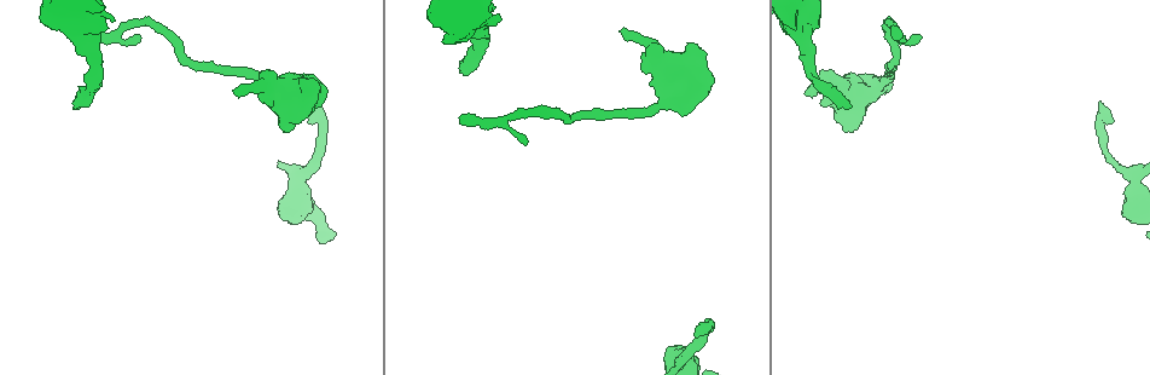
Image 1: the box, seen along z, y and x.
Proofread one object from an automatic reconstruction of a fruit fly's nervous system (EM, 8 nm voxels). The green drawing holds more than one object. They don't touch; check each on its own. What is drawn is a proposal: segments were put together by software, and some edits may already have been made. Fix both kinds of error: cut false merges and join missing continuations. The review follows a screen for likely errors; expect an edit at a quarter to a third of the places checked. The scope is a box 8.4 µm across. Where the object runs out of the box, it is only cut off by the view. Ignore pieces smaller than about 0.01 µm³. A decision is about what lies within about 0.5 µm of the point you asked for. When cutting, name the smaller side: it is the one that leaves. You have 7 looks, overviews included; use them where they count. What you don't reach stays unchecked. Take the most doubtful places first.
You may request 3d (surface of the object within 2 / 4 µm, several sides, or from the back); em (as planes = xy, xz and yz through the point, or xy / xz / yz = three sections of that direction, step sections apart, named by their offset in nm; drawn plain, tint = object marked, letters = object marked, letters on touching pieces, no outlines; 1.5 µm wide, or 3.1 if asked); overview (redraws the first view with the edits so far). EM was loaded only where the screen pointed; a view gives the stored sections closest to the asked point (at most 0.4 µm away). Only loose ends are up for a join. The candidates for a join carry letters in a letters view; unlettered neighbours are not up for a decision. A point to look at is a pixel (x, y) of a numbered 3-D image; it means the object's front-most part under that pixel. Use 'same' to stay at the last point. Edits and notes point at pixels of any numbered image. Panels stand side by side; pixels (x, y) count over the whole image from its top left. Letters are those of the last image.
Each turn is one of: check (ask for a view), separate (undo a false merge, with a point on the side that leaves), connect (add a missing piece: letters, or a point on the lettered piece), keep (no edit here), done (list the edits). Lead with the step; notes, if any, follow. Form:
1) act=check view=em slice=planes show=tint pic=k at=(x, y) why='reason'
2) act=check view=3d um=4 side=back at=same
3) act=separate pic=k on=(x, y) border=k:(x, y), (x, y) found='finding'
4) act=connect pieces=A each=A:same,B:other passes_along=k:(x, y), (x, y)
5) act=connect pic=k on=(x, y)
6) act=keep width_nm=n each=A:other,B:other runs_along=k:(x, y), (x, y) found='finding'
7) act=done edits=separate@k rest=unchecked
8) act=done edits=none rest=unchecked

act=check view=3d um=4 side=back pic=1 at=(460, 116) why='free end'

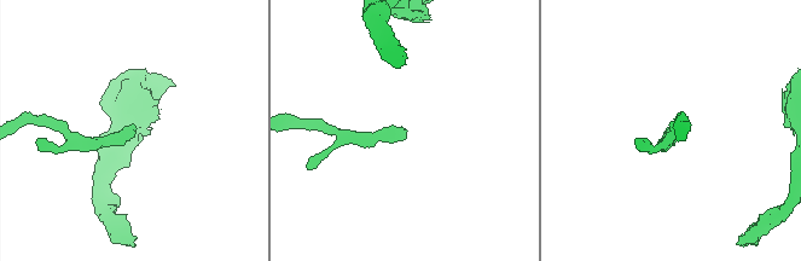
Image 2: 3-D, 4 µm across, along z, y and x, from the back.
act=check view=em slice=xy step=4 show=letters pic=2 at=(133, 124) why='need the tissue'

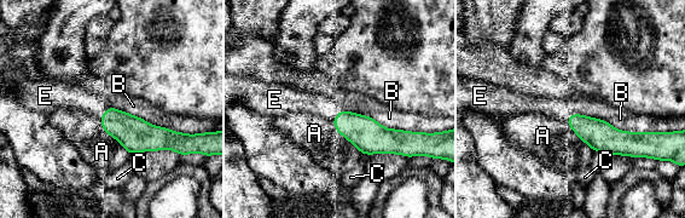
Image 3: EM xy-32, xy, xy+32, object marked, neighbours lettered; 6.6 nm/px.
act=connect pieces=E each=A:other,B:other,C:other,E:same found='it goes on there'

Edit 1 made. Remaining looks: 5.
act=check view=em slice=planes show=tint pic=1 at=(682, 113) why='stops while still wide'

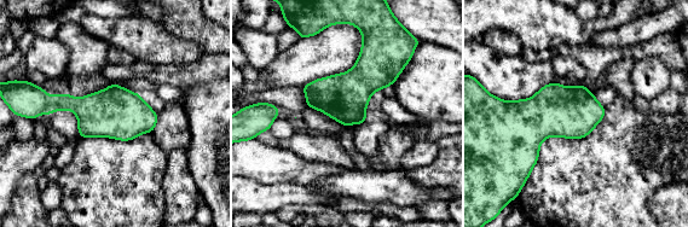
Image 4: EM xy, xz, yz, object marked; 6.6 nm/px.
act=check view=em slice=planes show=letters at=same

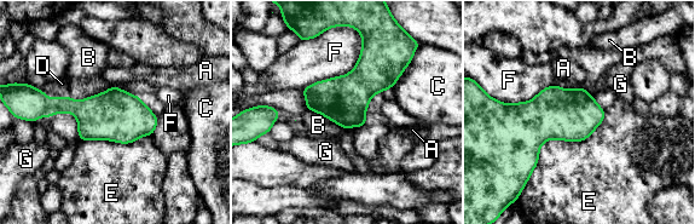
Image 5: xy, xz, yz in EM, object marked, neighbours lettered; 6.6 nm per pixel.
act=keep each=A:other,B:other,C:other,D:other,E:other,F:other,G:other border=5:(606, 112), (532, 170) found='no lettered piece goes on from it'

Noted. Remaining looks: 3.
act=check view=em slice=yz step=8 show=tint pic=1 at=(1131, 177) why='thick turns thin'

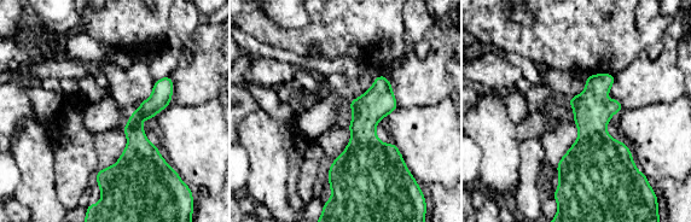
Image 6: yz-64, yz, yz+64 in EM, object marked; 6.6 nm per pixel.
act=check view=em slice=planes show=letters at=same why='cut it another way'

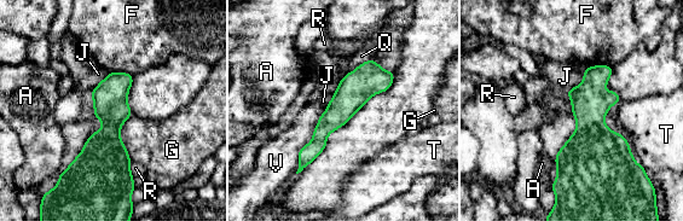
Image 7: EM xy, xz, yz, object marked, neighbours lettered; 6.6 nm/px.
act=keep width_nm=200 each=A:other,F:other,G:other,J:other,Q:other,R:other,T:other,V:other found='one cell here'

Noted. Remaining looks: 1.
act=done edits=connect@3 rest=unchecked

